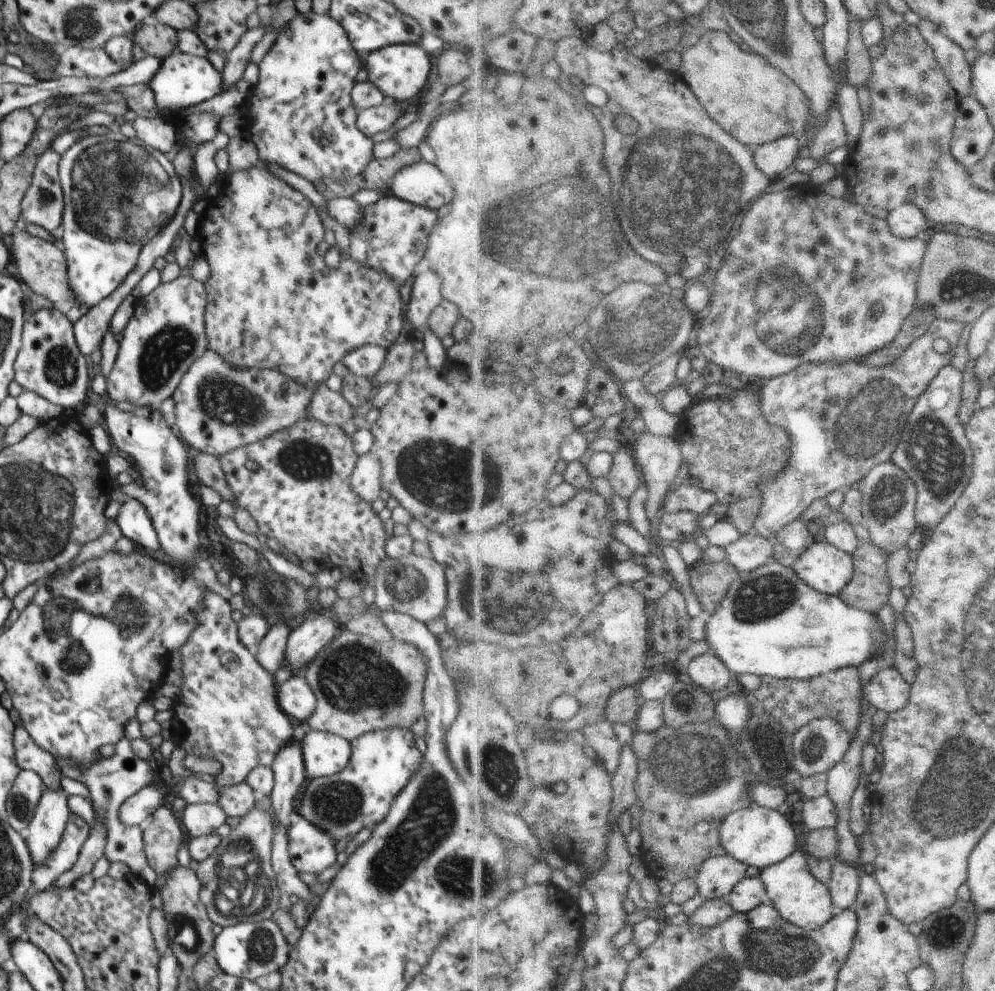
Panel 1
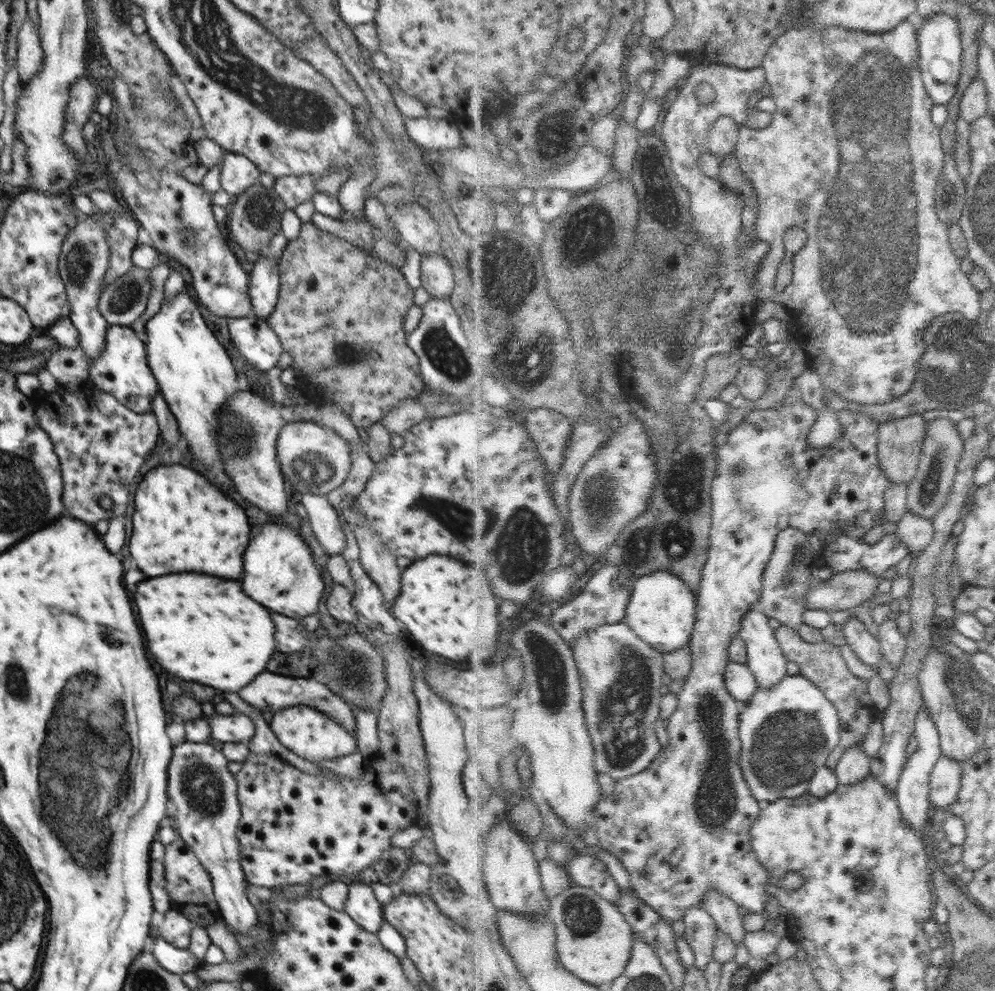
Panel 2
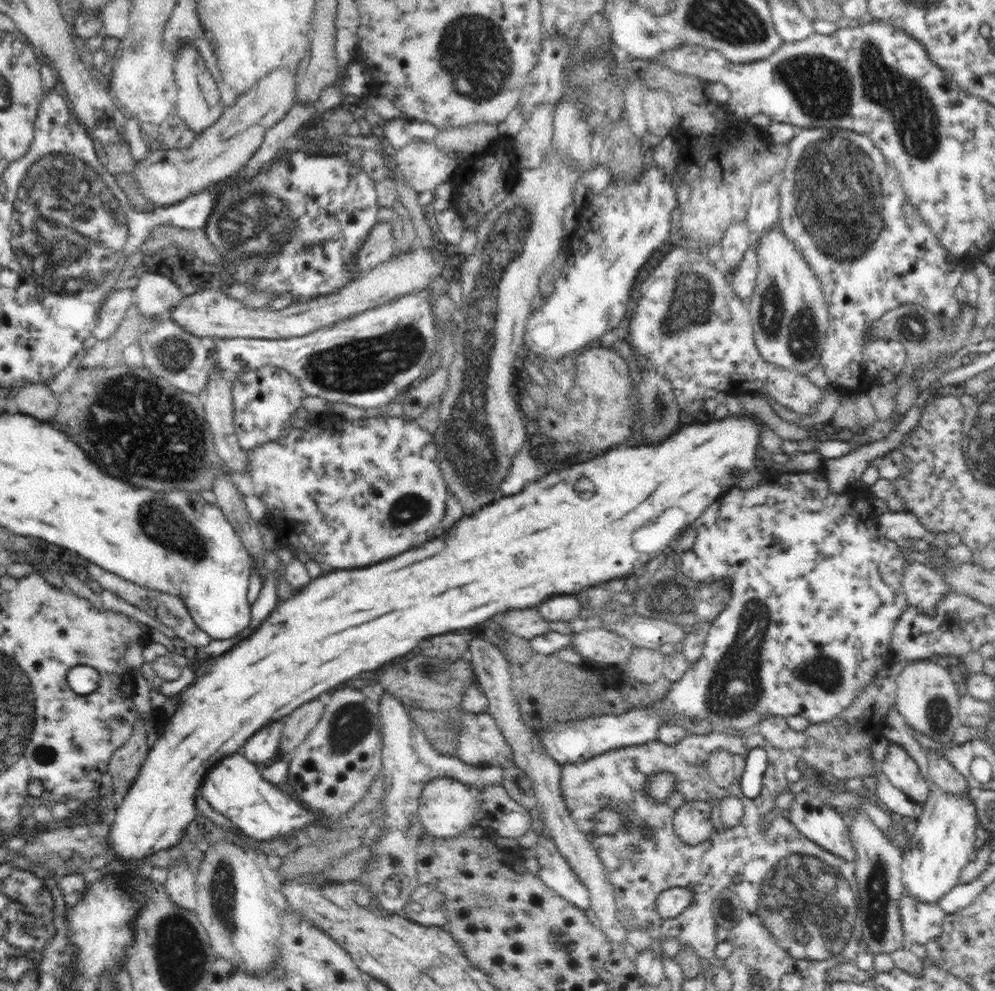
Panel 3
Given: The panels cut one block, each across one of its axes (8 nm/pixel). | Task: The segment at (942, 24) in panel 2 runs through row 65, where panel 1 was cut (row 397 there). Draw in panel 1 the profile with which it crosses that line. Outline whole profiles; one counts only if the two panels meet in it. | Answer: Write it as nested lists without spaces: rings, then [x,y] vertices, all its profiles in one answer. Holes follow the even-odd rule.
[[[952,364],[944,366],[938,372],[938,376],[930,381],[916,402],[900,447],[893,457],[893,462],[910,474],[920,492],[920,508],[916,508],[917,530],[907,544],[913,550],[922,549],[924,529],[935,529],[958,502],[974,474],[974,449],[966,438],[964,426],[960,424],[958,416],[962,382],[962,371]]]

